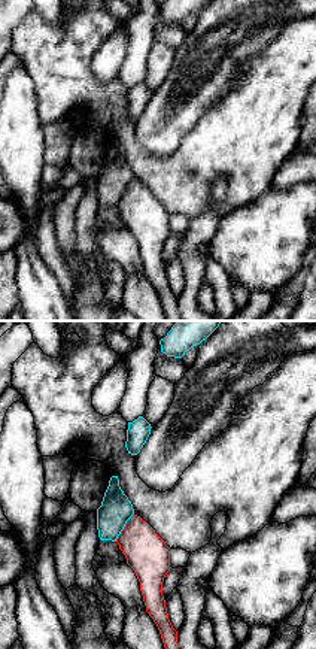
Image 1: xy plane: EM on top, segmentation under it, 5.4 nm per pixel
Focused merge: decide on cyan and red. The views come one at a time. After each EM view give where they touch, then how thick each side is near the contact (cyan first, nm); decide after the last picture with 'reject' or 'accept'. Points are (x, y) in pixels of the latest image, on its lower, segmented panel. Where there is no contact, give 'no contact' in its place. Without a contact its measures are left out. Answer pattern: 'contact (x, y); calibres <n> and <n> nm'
contact (124, 525); calibres 170 and 220 nm

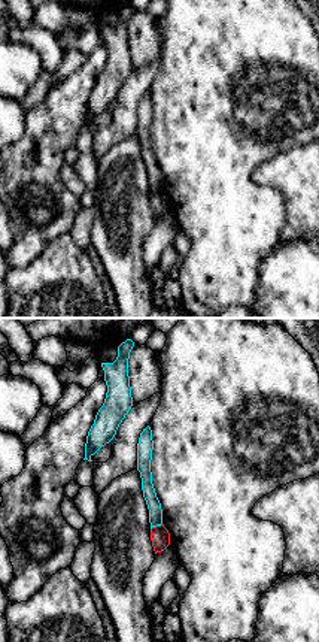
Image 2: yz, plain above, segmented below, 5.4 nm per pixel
contact (155, 526); calibres 80 and 110 nm

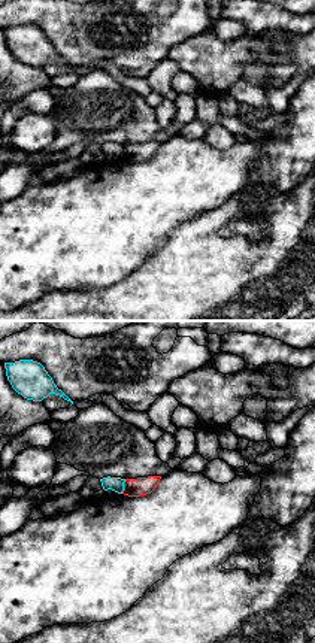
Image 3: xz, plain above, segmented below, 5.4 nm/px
contact (123, 487); calibres 80 and 100 nm

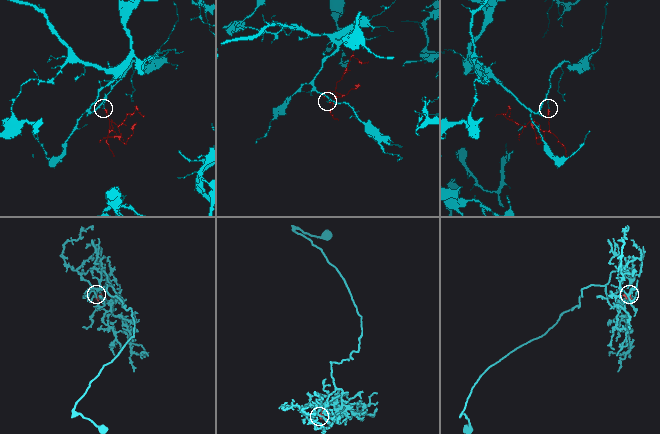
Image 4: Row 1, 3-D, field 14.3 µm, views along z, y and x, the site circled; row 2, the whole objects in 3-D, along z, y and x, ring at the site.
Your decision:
reject

